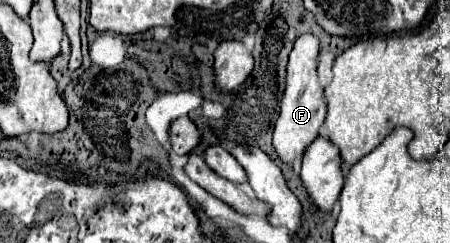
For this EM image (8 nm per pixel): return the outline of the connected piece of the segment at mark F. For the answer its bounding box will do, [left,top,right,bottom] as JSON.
[272,34,326,166]

